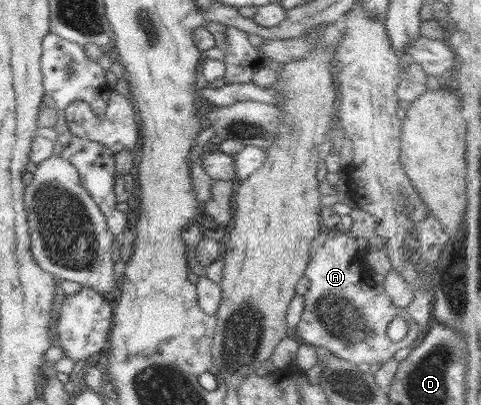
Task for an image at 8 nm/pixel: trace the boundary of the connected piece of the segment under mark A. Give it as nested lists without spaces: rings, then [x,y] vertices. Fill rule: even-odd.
[[[323,231],[314,239],[308,267],[305,271],[311,286],[304,295],[304,309],[301,320],[296,327],[296,338],[302,343],[314,345],[316,348],[325,347],[329,352],[337,355],[340,359],[344,359],[344,361],[356,365],[368,363],[372,367],[373,365],[377,367],[394,358],[398,350],[417,344],[423,333],[412,316],[406,311],[406,308],[395,306],[390,296],[385,292],[384,286],[376,282],[369,267],[366,267],[363,262],[364,255],[365,249],[358,244],[353,235],[347,233],[334,234]],[[396,316],[406,320],[408,332],[403,340],[394,342],[388,338],[386,329]]]

